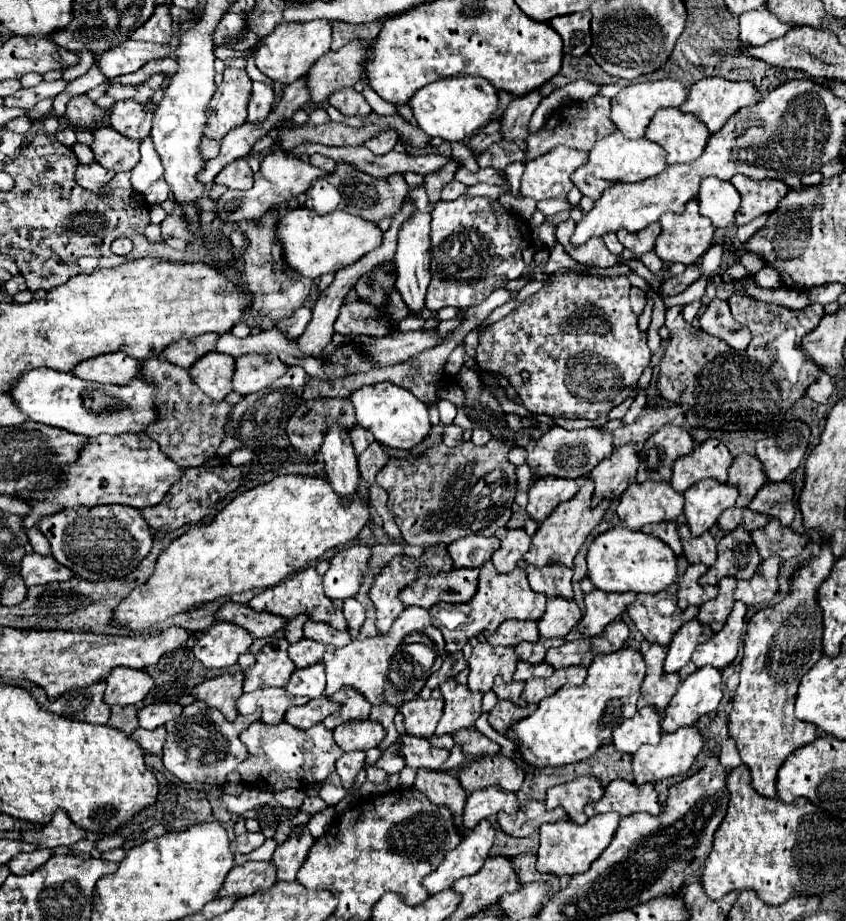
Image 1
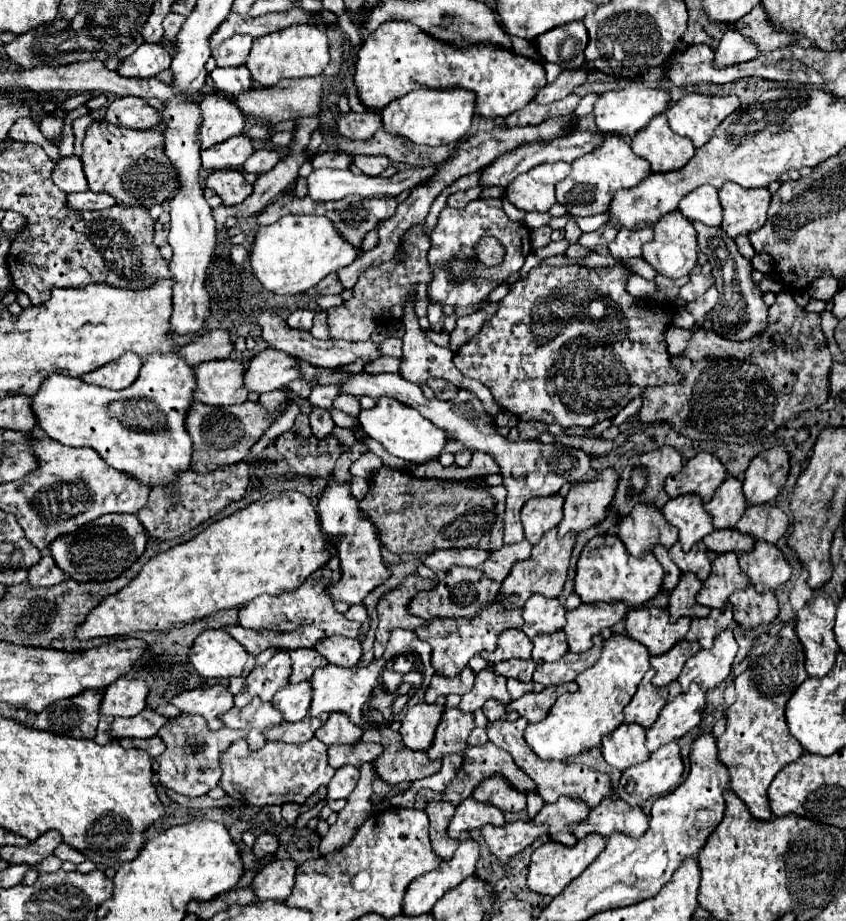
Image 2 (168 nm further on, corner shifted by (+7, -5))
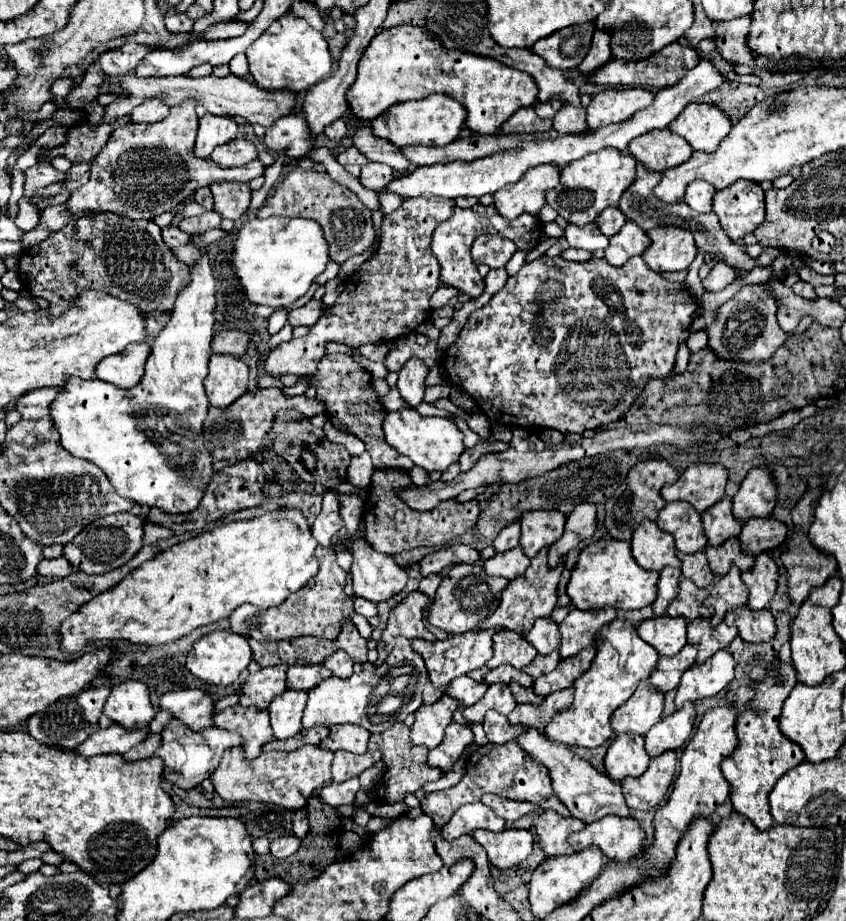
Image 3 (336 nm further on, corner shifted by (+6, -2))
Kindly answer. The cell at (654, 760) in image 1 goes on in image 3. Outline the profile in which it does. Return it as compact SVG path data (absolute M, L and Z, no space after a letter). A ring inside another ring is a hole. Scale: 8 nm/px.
M665 752L663 756L651 758L649 768L639 778L625 778L621 782L625 802L631 810L657 810L665 800L677 770L675 752Z

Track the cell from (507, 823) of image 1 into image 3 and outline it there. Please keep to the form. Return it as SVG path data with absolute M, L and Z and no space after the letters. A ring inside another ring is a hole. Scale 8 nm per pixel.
M475 830L471 836L477 844L485 848L491 866L499 870L519 866L533 850L531 830L503 830L497 834L487 830Z

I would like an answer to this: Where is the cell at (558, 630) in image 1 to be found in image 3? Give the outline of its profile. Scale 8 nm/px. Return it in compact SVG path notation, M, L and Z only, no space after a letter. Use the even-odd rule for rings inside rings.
M555 650L555 652L551 652L549 656L537 656L537 658L533 660L533 664L529 664L529 666L523 668L523 672L529 674L533 680L537 680L539 676L553 672L553 668L555 668L559 662L561 662L561 656L559 656L559 652Z

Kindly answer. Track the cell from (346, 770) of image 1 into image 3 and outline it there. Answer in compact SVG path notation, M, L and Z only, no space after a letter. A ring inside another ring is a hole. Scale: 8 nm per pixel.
M353 778L353 780L347 780L347 782L341 782L341 784L327 784L319 796L321 796L321 802L331 806L331 808L337 808L337 806L351 806L355 802L355 794L359 790L359 780Z

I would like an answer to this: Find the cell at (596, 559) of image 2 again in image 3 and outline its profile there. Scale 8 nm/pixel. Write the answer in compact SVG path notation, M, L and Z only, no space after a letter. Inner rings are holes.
M603 538L581 550L567 584L567 596L579 610L595 610L603 606L611 606L617 610L639 610L653 604L657 596L657 580L657 572L639 568L635 558L631 556L629 542Z

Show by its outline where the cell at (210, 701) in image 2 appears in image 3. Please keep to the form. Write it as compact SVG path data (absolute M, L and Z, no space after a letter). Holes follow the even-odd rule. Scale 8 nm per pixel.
M175 690L161 696L161 710L173 714L173 718L187 724L191 730L199 732L213 726L213 702L203 690Z

